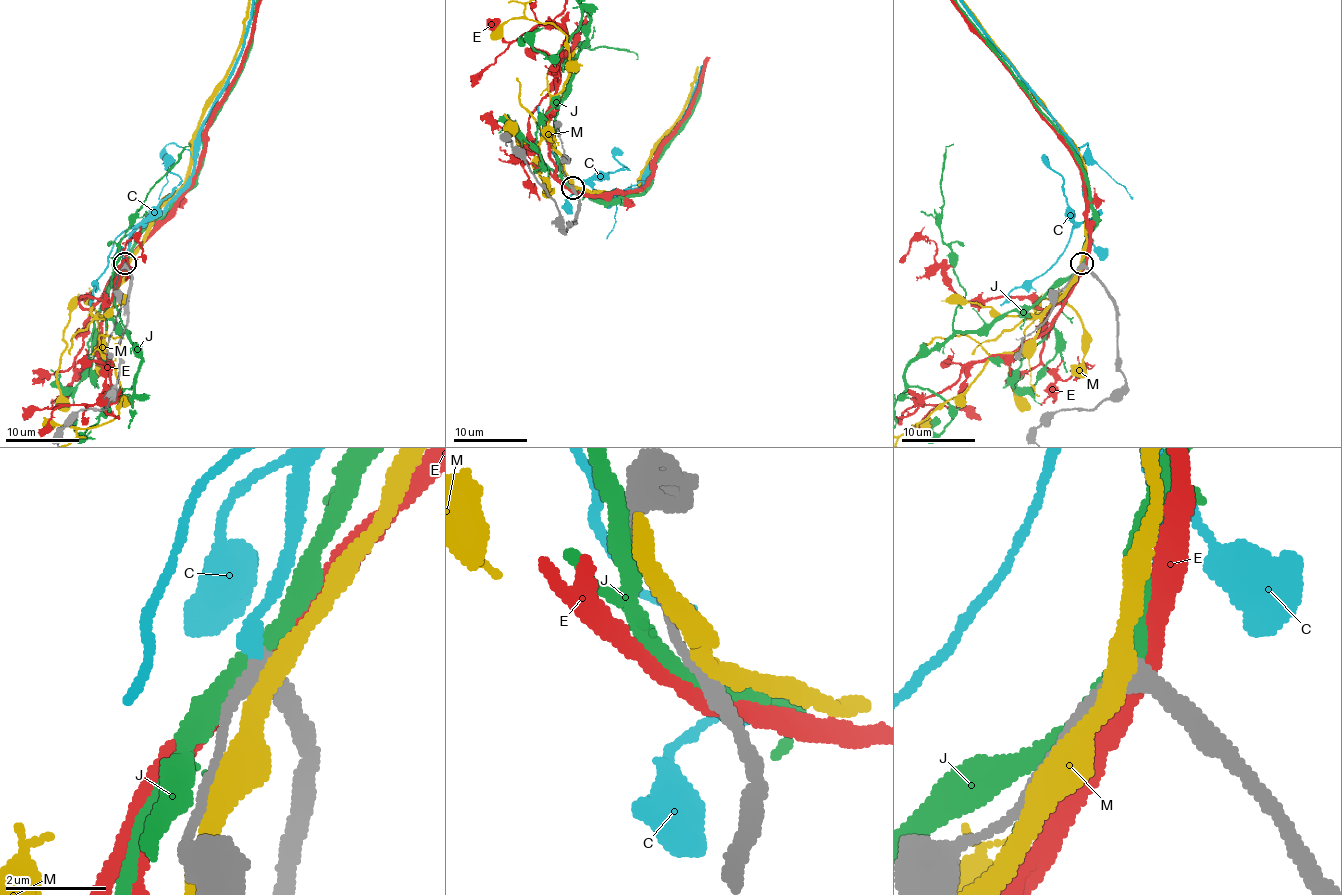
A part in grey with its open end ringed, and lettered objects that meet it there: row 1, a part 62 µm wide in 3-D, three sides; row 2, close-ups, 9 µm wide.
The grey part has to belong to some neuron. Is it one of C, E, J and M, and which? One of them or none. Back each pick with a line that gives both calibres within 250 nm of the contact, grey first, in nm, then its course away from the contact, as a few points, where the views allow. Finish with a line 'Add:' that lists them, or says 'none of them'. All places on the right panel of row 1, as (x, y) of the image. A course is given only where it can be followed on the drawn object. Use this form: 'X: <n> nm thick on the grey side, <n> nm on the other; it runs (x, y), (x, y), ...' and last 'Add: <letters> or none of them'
C: 400 nm thick on the grey side, 340 nm on the other
Add: C

